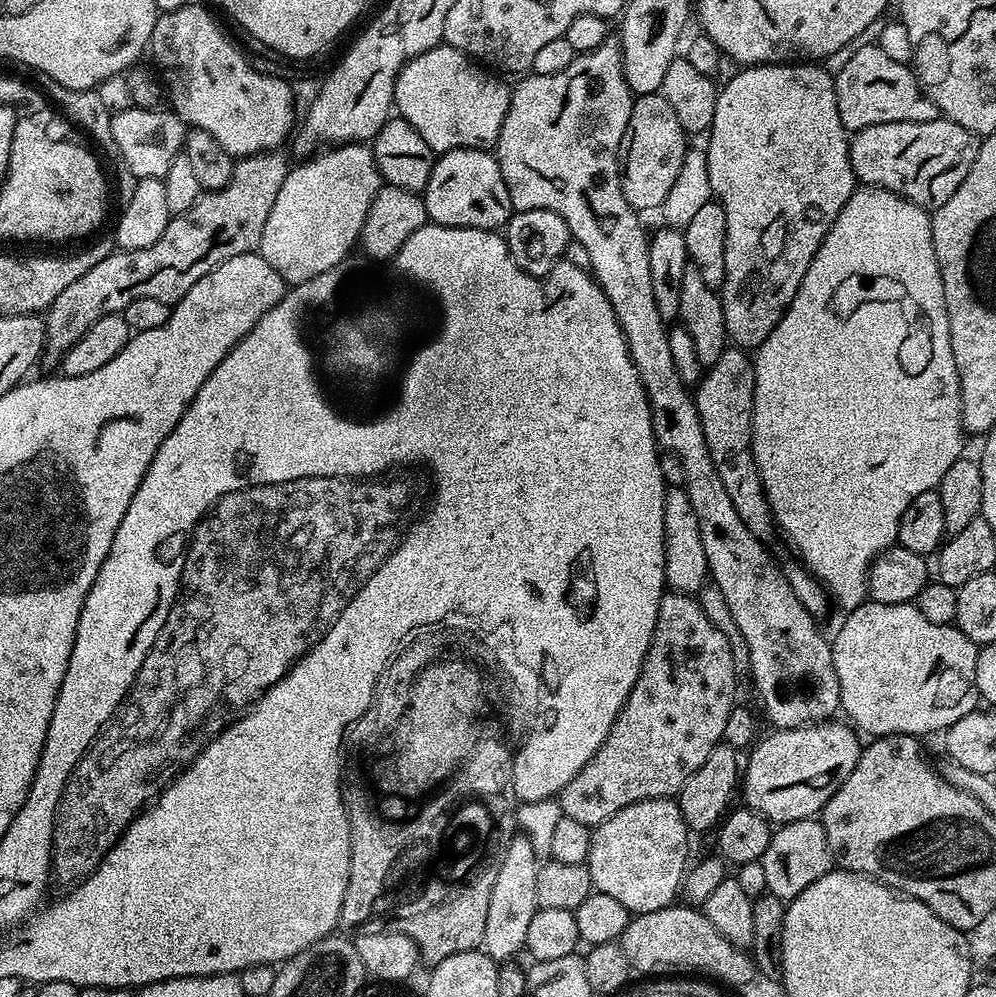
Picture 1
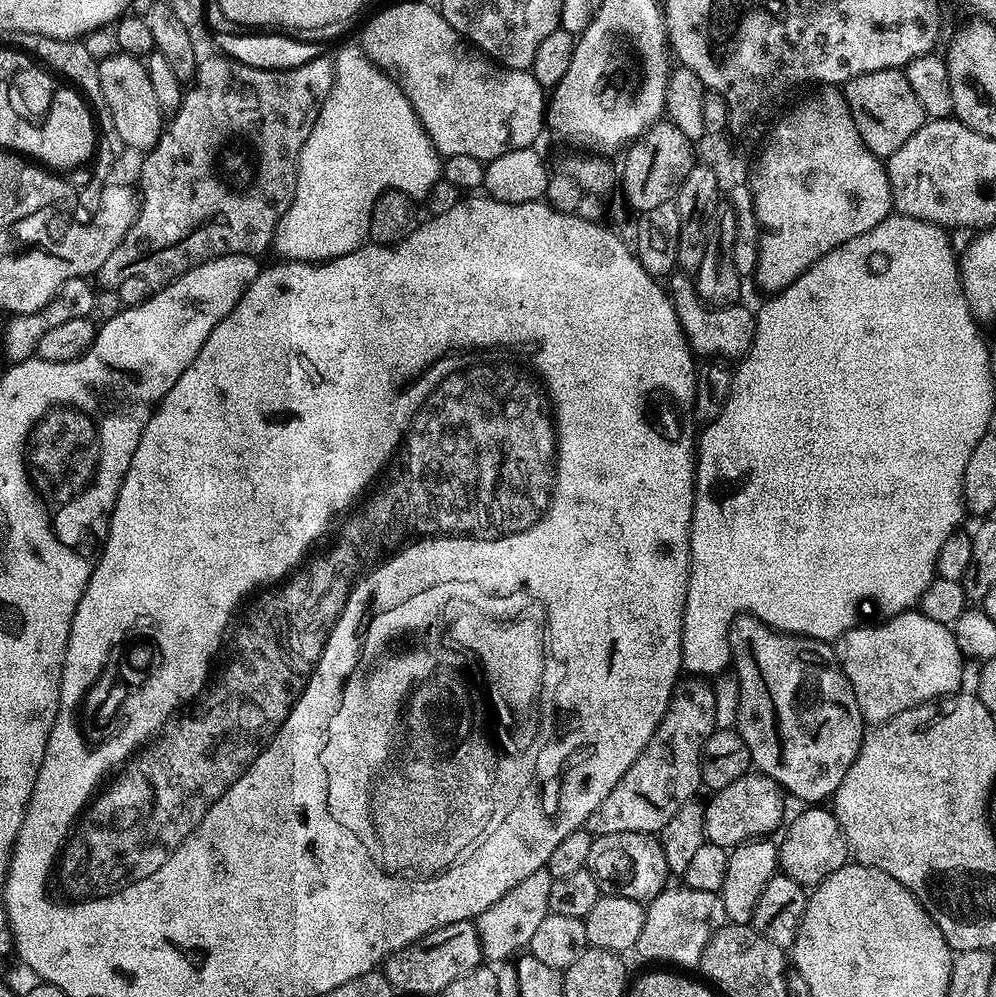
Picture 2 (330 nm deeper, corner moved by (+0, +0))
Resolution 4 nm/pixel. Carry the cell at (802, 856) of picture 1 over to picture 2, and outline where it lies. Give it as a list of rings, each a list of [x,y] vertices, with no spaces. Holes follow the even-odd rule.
[[[808,806],[805,809],[793,818],[792,825],[790,820],[783,829],[784,841],[778,844],[778,868],[783,875],[794,878],[799,884],[815,886],[849,863],[850,853],[842,826],[831,810],[824,806]]]

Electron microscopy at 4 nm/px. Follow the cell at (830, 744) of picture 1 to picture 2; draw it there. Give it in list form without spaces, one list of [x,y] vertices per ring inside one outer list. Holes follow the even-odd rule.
[[[744,775],[734,781],[732,785],[717,791],[711,798],[713,798],[712,801],[704,804],[704,839],[714,846],[722,846],[731,850],[736,845],[753,838],[767,837],[772,834],[768,832],[774,831],[776,827],[779,829],[785,823],[785,797],[769,776]]]

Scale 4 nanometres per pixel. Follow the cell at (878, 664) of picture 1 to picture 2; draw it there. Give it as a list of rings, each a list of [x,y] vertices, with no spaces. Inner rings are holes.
[[[919,610],[899,612],[896,616],[868,622],[844,632],[835,641],[836,660],[846,674],[858,702],[858,710],[864,716],[865,725],[875,726],[902,714],[902,710],[926,704],[930,700],[949,695],[961,687],[965,657],[961,655],[955,634],[949,625],[933,622]]]

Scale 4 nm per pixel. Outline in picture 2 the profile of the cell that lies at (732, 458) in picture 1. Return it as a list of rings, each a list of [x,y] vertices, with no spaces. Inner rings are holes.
[[[683,270],[673,271],[667,277],[666,291],[672,297],[672,305],[678,314],[684,337],[688,339],[688,344],[697,357],[740,358],[748,351],[756,329],[756,317],[751,307],[744,308],[743,303],[738,303],[725,308],[713,308],[698,294],[695,279]]]

